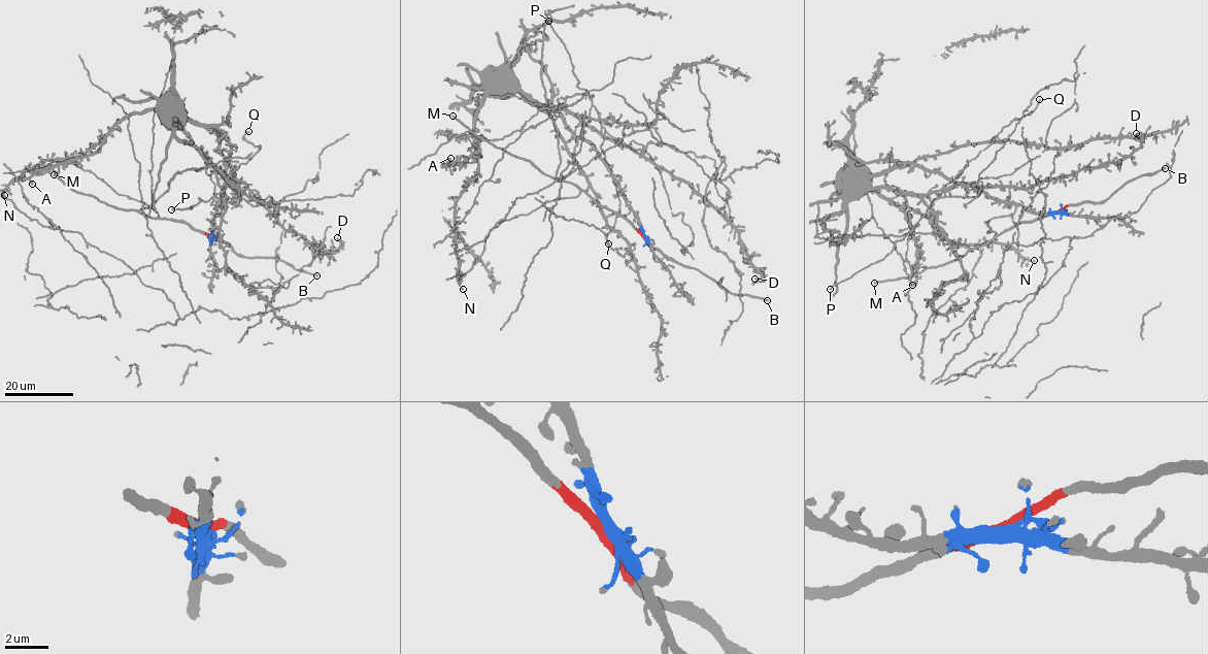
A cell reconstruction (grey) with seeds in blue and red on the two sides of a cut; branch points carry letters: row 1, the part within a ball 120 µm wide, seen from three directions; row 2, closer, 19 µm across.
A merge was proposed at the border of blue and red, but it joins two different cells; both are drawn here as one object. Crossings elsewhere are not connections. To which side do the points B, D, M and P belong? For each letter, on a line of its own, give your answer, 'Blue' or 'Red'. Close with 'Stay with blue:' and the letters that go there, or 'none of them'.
B: Red
D: Blue
M: Red
P: Blue
Stay with blue: D, P

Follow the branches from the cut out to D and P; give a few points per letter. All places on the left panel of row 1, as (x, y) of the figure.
D: (210, 236), (227, 171), (223, 136), (189, 119), (192, 143), (283, 227), (324, 255), (337, 237)
P: (210, 236), (227, 171), (220, 129), (189, 119), (182, 124), (211, 161), (223, 191), (171, 209)

